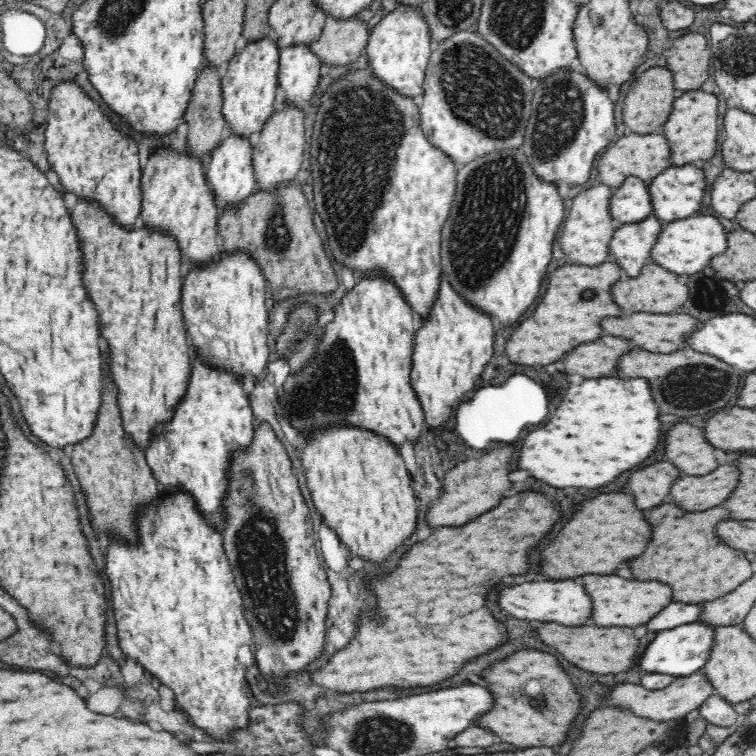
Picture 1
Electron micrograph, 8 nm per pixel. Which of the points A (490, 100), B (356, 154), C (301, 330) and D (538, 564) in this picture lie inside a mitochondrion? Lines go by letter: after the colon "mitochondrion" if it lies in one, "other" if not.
A: mitochondrion
B: mitochondrion
C: mitochondrion
D: other

